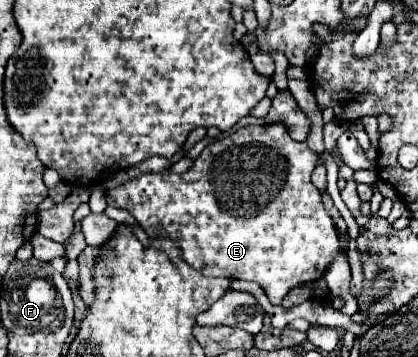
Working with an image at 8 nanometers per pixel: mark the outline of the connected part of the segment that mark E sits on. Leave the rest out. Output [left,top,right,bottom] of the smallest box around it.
[108,122,340,304]

